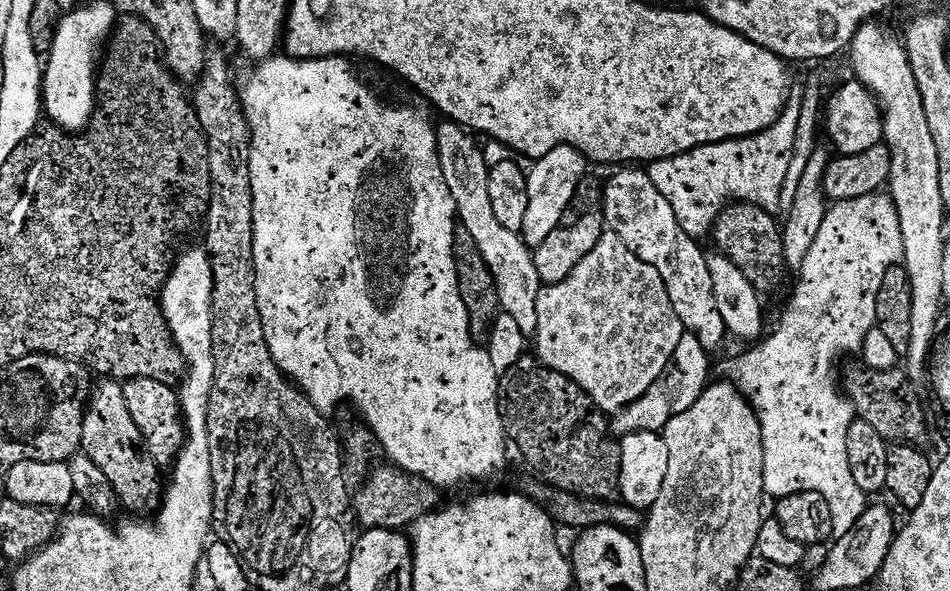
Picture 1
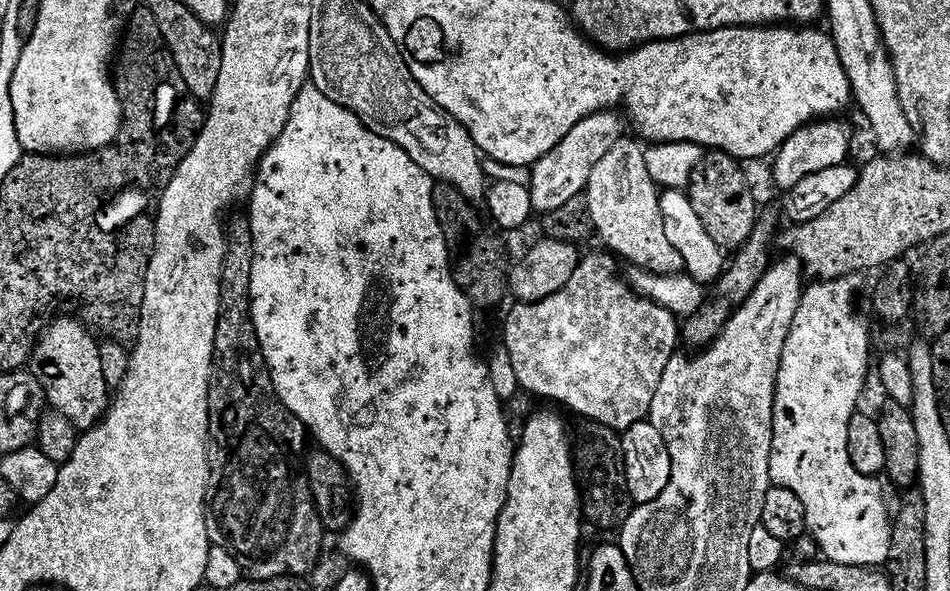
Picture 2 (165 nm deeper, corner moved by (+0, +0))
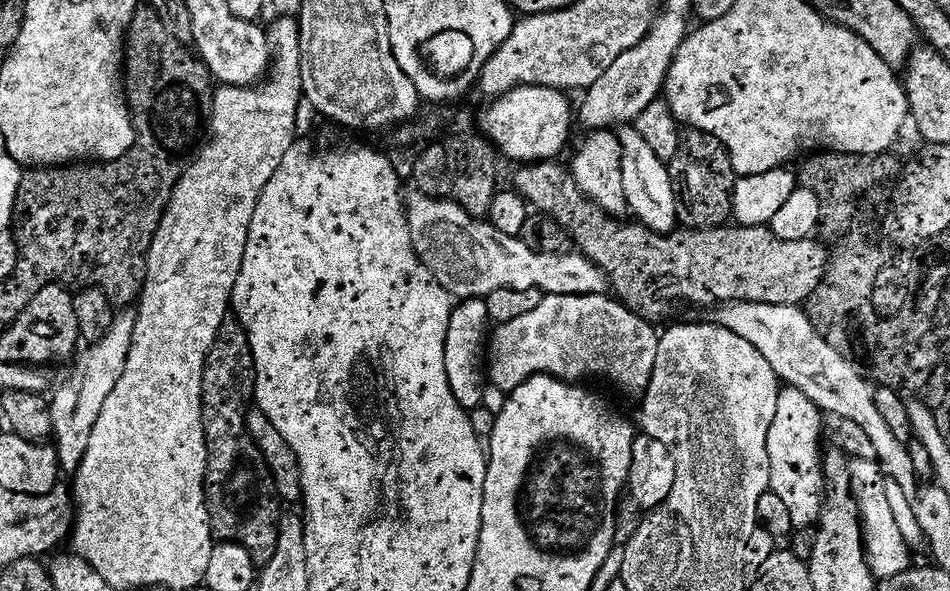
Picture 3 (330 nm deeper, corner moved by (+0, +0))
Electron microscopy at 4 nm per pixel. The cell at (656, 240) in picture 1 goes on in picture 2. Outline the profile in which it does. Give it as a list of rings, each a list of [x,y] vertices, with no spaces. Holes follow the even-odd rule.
[[[623,136],[595,166],[584,192],[590,202],[593,229],[631,267],[656,276],[681,275],[685,271],[684,262],[666,236],[661,193],[648,172],[644,151],[637,139]]]

